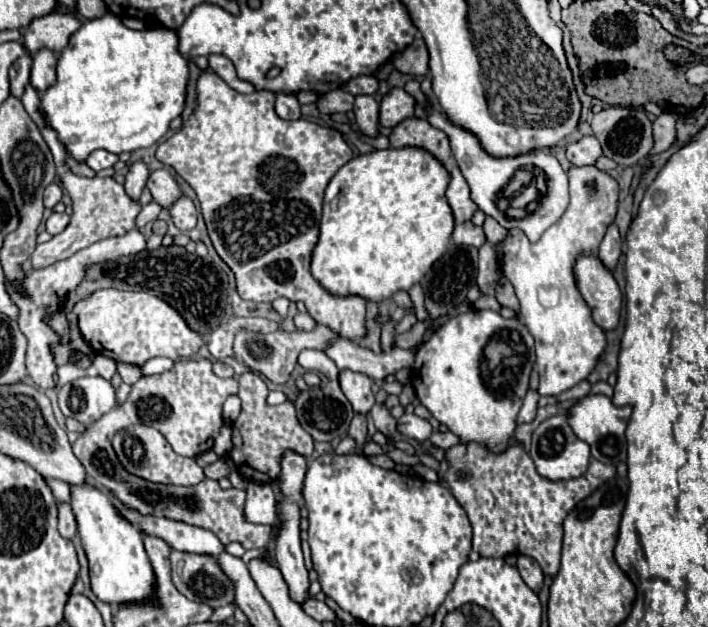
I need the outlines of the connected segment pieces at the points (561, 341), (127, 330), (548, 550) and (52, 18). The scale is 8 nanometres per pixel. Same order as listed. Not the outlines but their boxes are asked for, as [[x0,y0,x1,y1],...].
[[501,165,617,395],[73,289,201,365],[437,437,617,577],[21,11,81,55]]

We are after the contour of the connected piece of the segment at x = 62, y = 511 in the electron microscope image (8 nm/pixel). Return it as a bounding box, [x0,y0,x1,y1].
[57,503,77,539]

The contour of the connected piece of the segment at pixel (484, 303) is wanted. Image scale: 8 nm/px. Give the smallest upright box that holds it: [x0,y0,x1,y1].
[473,295,499,311]

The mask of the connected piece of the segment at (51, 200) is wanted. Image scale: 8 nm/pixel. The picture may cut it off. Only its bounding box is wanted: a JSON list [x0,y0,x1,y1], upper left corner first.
[45,183,61,209]

